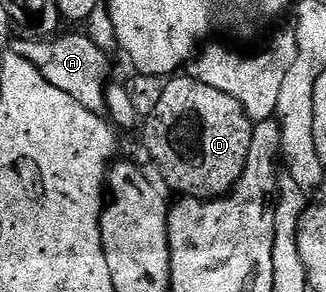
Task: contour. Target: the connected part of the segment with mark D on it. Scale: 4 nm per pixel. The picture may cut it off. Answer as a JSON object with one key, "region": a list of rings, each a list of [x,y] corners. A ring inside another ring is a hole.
{"region":[[[174,76],[167,81],[164,97],[156,107],[156,112],[152,112],[152,116],[145,119],[141,127],[142,142],[151,160],[158,165],[163,180],[175,190],[175,195],[209,200],[231,193],[242,179],[246,157],[252,148],[255,125],[240,100],[234,100],[217,88],[208,88],[208,84],[200,84],[189,76]]]}

